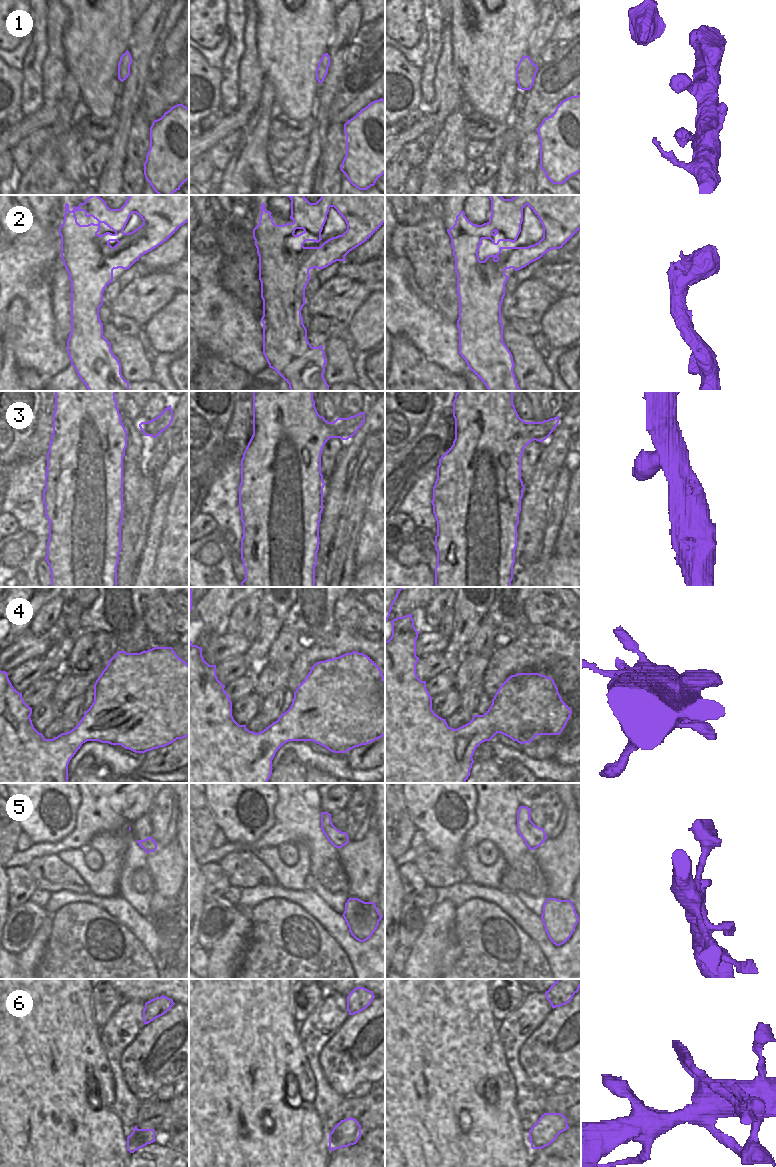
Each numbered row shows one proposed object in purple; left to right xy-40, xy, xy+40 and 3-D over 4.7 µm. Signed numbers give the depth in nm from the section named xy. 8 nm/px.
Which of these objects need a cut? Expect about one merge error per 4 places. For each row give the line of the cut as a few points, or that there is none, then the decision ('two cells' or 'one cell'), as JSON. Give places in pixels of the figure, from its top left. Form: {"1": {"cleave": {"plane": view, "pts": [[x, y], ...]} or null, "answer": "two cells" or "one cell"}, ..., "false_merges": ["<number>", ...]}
{"1": {"cleave": null, "answer": "one cell"}, "2": {"cleave": null, "answer": "one cell"}, "3": {"cleave": null, "answer": "one cell"}, "4": {"cleave": null, "answer": "one cell"}, "5": {"cleave": null, "answer": "one cell"}, "6": {"cleave": {"plane": "xy", "pts": [[331, 1132], [337, 1148]]}, "answer": "two cells"}, "false_merges": ["6"]}

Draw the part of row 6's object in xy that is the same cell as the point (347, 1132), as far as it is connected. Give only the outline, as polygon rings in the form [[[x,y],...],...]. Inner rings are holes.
[[[352,1117],[337,1123],[331,1133],[335,1138],[337,1149],[356,1144],[362,1135],[359,1122]]]

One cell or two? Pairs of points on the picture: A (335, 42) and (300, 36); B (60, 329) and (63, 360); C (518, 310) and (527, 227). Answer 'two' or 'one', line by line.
A: two
B: two
C: two

